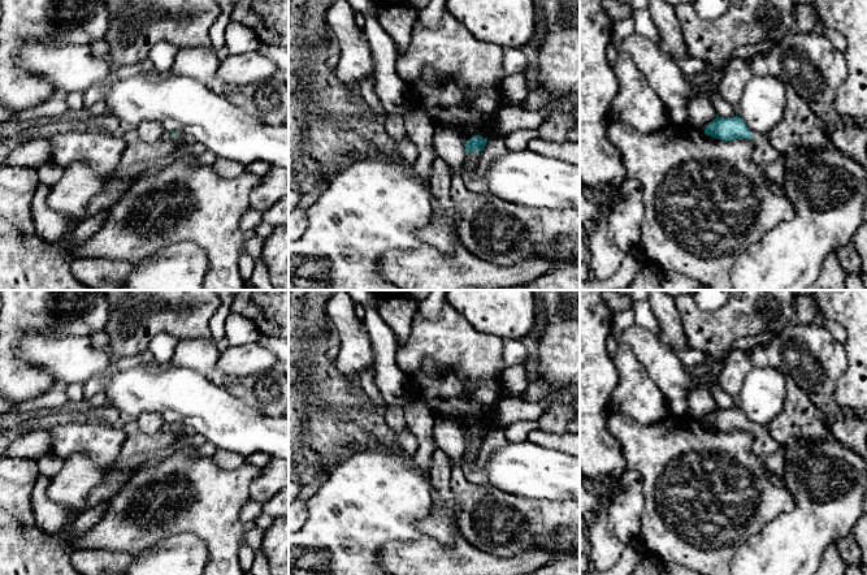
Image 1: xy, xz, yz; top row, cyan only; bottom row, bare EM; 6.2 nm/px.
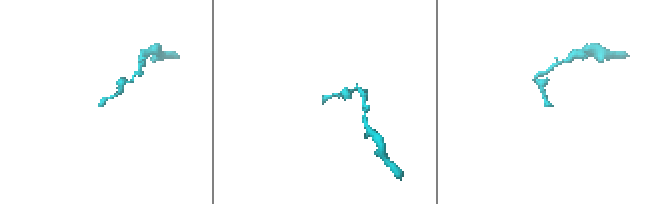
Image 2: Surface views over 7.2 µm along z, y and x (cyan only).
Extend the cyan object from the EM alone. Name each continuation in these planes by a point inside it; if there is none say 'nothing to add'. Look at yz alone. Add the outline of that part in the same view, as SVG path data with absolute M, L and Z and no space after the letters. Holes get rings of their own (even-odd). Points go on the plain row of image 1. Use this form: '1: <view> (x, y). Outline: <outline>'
1: yz (764, 445). Outline: M754 425L751 431L755 436L753 451L762 461L780 448L780 445L772 438L770 432L764 428L764 425Z

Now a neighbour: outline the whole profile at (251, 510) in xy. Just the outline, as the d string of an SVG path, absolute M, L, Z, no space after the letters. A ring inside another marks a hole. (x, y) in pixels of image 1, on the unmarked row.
M248 500L240 510L240 520L243 524L248 522L255 522L263 513L263 503L253 500Z

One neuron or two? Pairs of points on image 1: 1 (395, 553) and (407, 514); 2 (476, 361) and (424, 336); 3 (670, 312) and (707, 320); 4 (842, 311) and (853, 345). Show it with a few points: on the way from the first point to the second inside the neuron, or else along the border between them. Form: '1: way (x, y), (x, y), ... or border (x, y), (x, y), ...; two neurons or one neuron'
1: border (424, 535), (388, 543), (380, 561); two neurons
2: way (463, 354), (449, 340), (437, 338); one neuron
3: border (675, 303), (689, 344); two neurons
4: way (850, 319), (853, 321), (853, 337); one neuron

